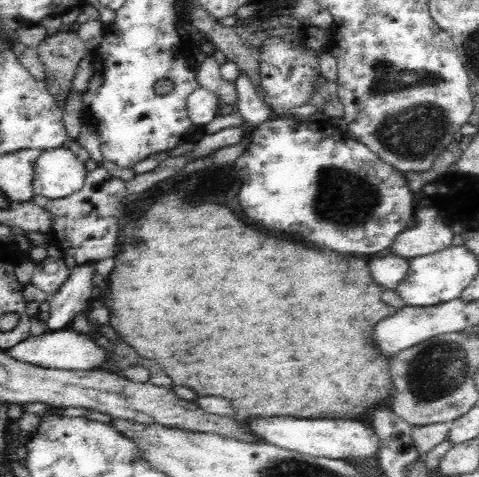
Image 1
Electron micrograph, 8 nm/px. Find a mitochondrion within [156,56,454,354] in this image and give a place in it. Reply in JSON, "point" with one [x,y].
{"point":[414,132]}

